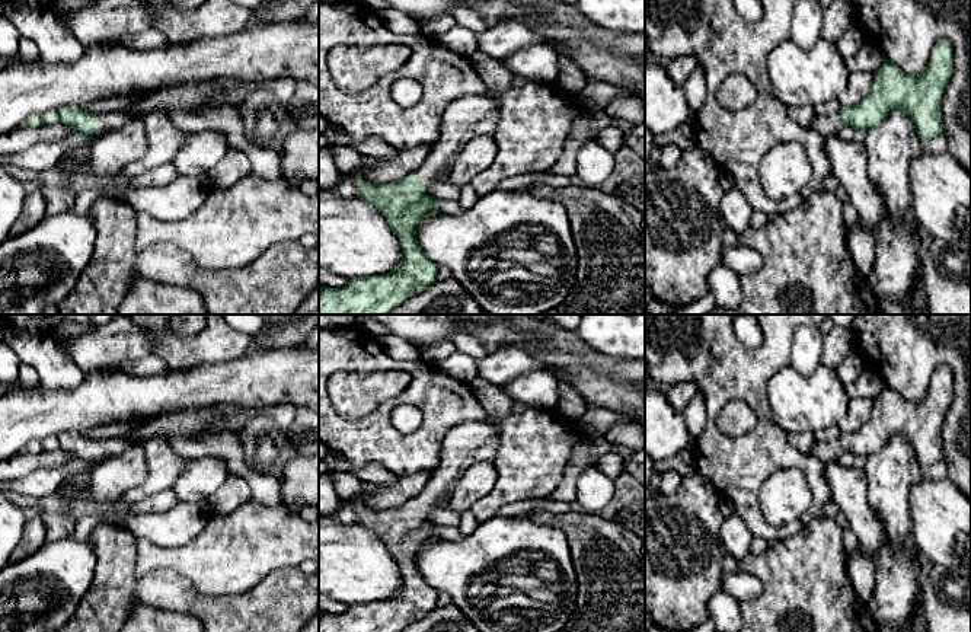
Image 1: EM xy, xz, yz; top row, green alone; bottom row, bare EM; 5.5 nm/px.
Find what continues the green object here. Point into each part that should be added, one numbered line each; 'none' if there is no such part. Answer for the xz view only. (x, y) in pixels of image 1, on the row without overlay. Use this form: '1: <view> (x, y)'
1: xz (472, 441)

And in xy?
1: xy (109, 447)

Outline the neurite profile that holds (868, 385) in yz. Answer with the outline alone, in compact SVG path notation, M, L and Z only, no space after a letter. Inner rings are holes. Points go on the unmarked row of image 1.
M863 370L860 376L846 386L850 398L869 398L875 399L884 390L881 377L869 370Z

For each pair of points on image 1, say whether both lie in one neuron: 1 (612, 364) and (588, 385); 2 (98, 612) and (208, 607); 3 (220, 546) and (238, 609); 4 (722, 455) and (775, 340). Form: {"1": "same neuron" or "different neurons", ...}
{"1": "different neurons", "2": "same neuron", "3": "different neurons", "4": "same neuron"}

